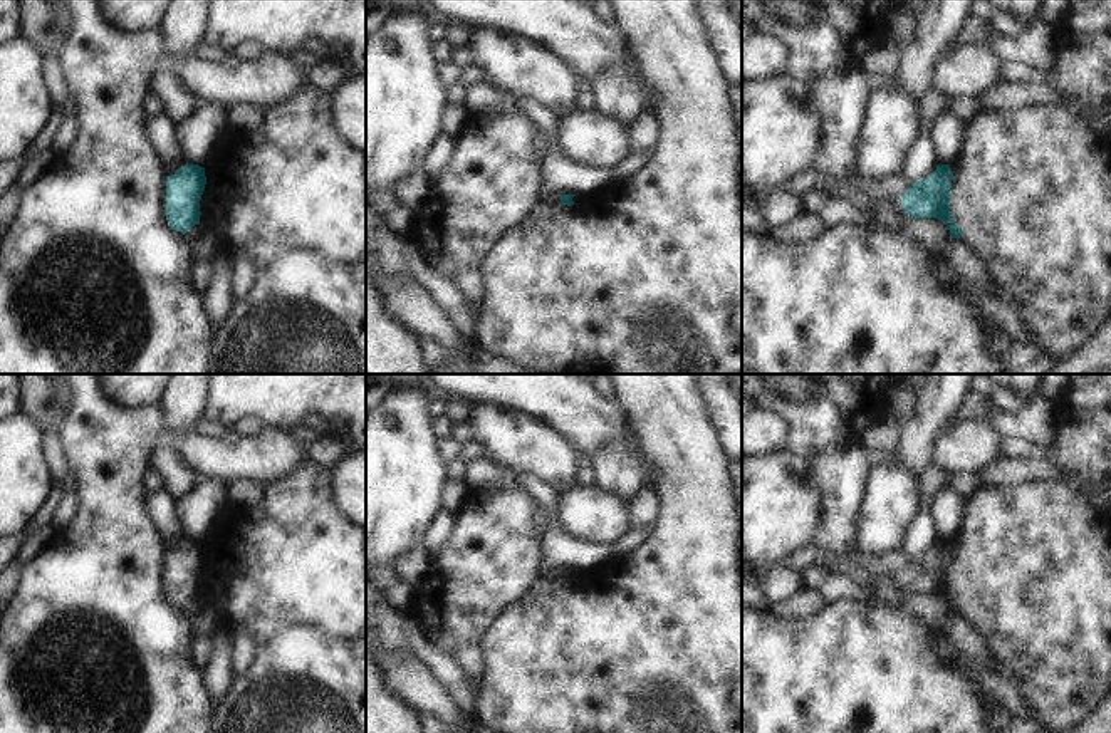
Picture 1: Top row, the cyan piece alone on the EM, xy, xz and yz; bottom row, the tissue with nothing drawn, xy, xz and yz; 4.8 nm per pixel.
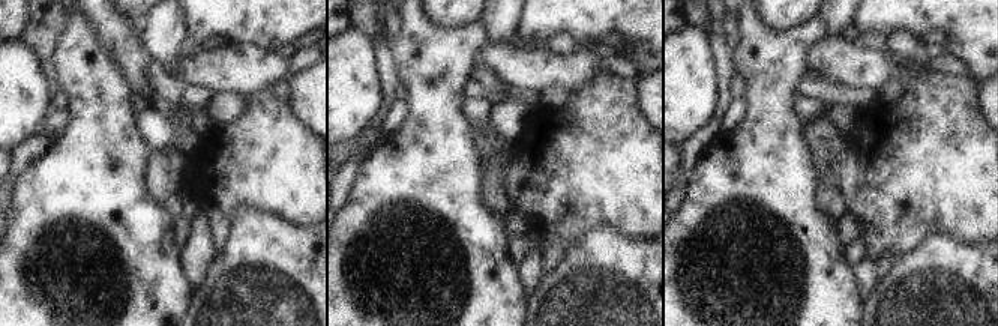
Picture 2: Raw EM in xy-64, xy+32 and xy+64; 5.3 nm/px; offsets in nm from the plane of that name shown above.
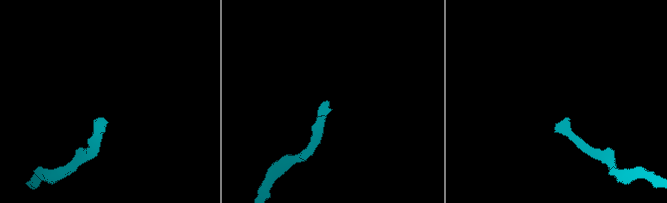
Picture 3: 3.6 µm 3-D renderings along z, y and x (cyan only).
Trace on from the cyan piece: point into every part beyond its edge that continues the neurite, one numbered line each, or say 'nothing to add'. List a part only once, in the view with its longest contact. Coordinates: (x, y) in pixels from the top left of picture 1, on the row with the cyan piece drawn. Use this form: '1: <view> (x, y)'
nothing to add

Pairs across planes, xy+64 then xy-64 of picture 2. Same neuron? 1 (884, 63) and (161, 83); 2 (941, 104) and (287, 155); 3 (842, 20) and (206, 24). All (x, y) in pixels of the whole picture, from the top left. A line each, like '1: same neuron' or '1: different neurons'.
1: different neurons
2: same neuron
3: different neurons

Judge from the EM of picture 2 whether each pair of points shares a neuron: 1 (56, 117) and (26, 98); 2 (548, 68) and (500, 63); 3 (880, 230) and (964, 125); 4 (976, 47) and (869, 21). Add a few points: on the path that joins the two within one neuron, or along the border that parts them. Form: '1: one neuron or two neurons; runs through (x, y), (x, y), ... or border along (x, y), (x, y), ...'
1: two neurons; border along (53, 108), (47, 117)
2: one neuron; runs through (536, 68), (517, 68), (512, 65)
3: one neuron; runs through (898, 205), (901, 188), (938, 150)
4: one neuron; runs through (949, 20), (946, 17), (896, 17)

